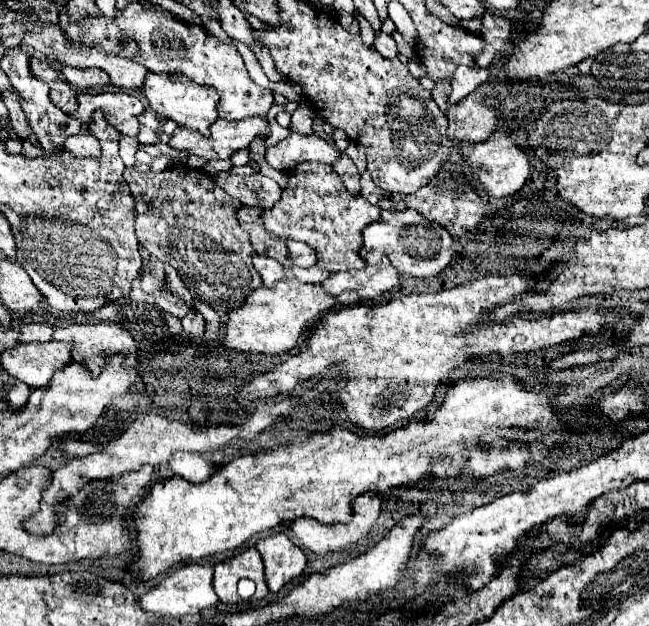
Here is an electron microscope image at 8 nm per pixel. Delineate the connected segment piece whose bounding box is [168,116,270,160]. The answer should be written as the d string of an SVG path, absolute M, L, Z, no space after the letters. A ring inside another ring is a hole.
M252 116L252 118L246 118L246 120L216 120L208 134L202 134L198 130L184 130L184 128L176 128L176 132L172 134L170 138L170 146L172 148L178 148L178 150L188 150L190 154L198 154L206 160L212 160L212 158L230 158L234 152L238 152L240 148L248 148L258 136L266 136L270 134L270 124L266 118L262 116Z

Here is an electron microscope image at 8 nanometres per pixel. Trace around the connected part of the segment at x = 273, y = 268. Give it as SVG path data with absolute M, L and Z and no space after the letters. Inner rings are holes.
M254 256L254 266L260 272L264 286L268 286L268 288L274 288L280 280L286 278L286 268L278 260L274 260L274 258Z

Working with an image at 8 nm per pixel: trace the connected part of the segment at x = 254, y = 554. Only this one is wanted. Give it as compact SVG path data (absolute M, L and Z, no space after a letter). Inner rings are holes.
M250 546L238 556L218 562L214 566L214 590L222 604L238 604L240 596L236 592L236 584L240 578L252 578L256 582L256 594L254 600L262 600L270 594L264 578L264 562L260 558L260 552Z

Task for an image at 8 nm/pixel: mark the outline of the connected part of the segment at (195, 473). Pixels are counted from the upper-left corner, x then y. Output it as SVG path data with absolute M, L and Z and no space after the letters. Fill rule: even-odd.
M176 452L170 460L170 468L176 476L182 476L190 482L204 482L214 472L214 464L204 460L200 454L194 452Z

